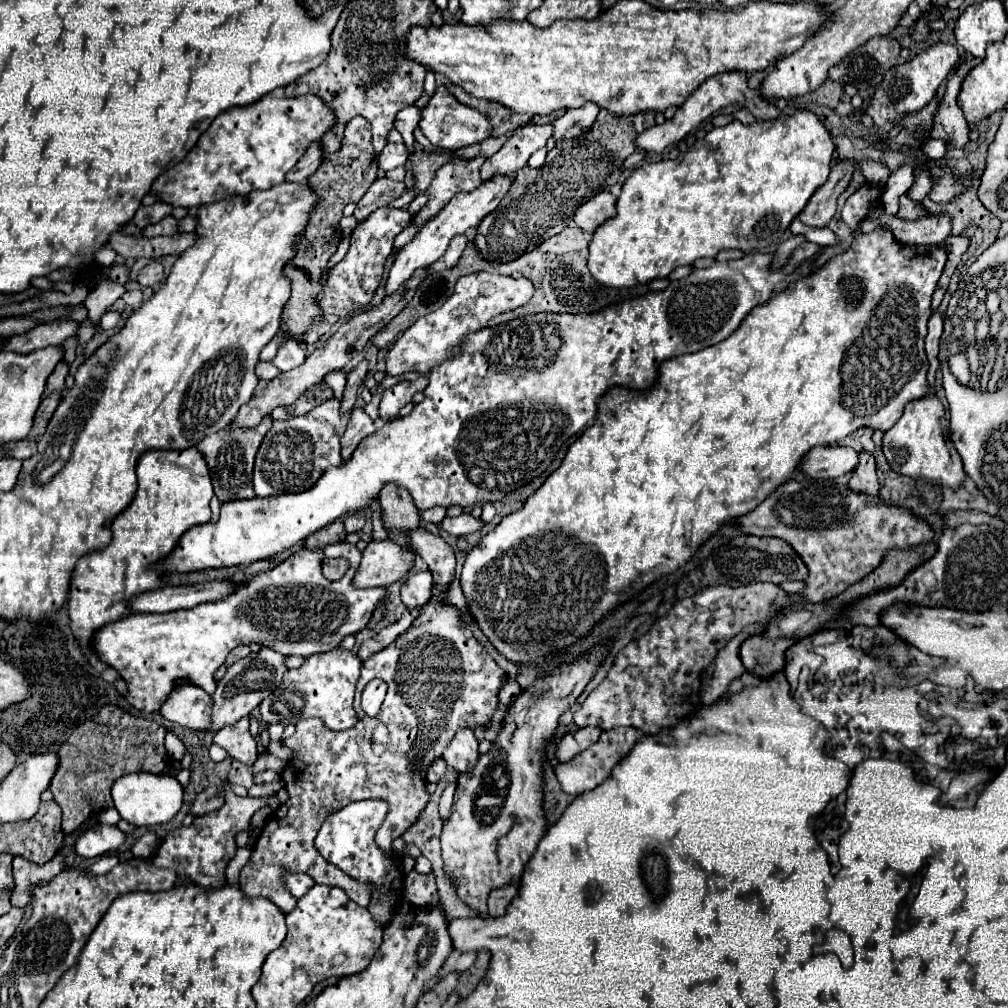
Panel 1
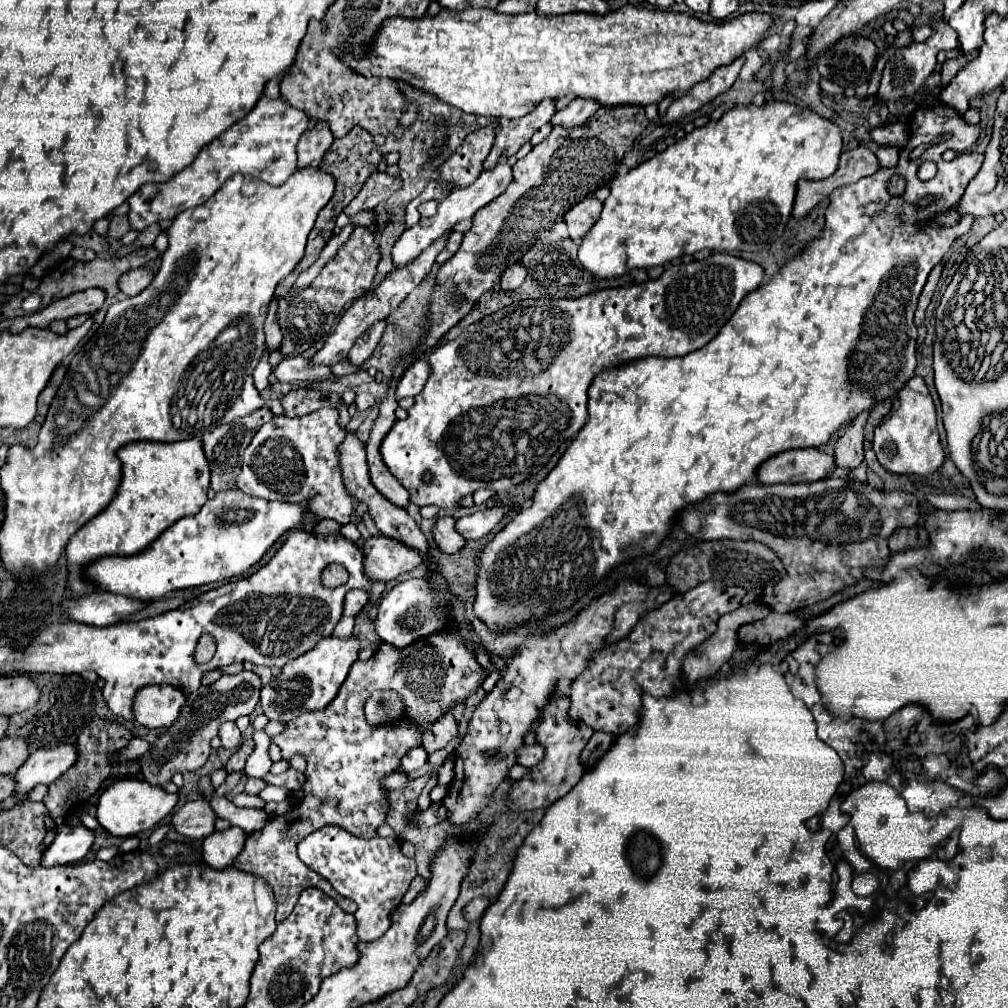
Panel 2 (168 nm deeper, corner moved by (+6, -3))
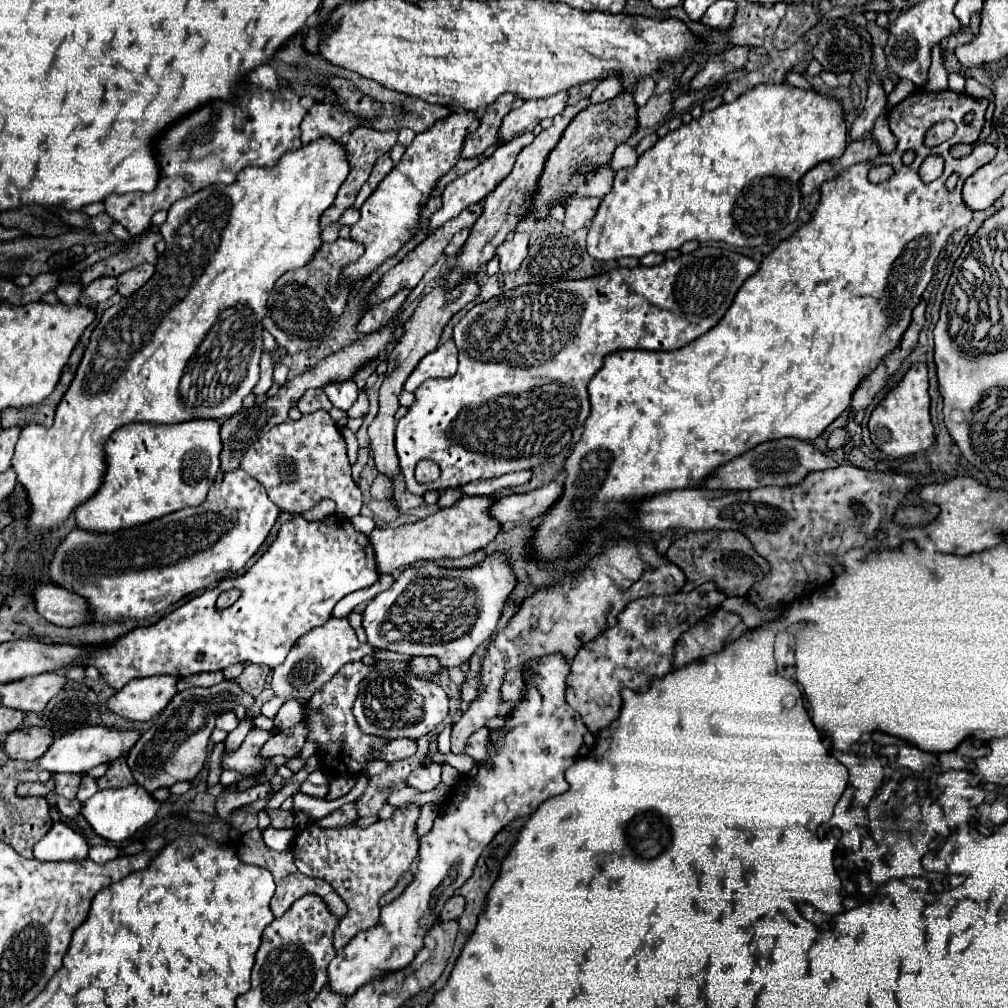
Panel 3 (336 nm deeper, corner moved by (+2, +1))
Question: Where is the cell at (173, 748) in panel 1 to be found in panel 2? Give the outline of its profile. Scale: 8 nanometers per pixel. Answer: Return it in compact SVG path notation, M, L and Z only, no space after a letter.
M134 737L134 739L132 739L132 741L122 749L122 751L118 751L118 753L116 753L116 757L114 757L114 759L116 759L116 761L130 761L132 759L139 758L150 748L150 743L139 737Z

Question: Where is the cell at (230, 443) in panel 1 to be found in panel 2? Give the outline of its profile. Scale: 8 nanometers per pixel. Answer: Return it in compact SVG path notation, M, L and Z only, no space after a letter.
M262 407L262 409L256 409L252 411L250 415L242 417L242 419L236 419L234 423L228 423L228 425L222 425L214 431L210 431L210 435L204 435L202 437L202 445L204 445L204 455L208 459L208 465L210 465L210 487L220 493L220 491L230 491L236 487L236 479L240 475L240 467L242 467L242 451L248 447L250 439L256 435L258 427L262 427L262 423L268 423L272 419L272 411L268 407Z

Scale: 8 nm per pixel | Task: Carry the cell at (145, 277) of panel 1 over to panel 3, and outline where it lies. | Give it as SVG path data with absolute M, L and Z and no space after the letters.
M142 265L126 271L122 277L118 277L118 293L122 297L130 297L134 291L138 291L150 277L154 275L154 265Z

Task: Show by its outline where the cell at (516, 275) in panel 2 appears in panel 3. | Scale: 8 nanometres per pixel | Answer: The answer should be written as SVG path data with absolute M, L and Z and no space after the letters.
M512 233L502 245L498 245L496 249L498 253L498 259L500 259L500 271L502 273L510 273L510 271L516 271L524 257L528 255L528 235L526 233Z

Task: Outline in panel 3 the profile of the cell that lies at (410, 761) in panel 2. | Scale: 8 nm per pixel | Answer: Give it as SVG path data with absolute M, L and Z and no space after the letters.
M394 739L394 741L388 741L382 749L374 749L376 753L372 753L376 759L382 759L386 763L392 763L392 761L398 761L398 759L406 759L410 755L416 753L416 741L410 741L410 739Z

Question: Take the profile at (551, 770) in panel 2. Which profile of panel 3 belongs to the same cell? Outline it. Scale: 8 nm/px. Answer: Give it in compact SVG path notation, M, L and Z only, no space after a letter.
M552 653L536 663L530 661L524 667L524 681L526 681L526 691L522 701L508 713L508 721L504 729L492 729L490 731L490 743L494 743L496 753L492 753L488 759L480 763L478 773L468 781L468 789L454 789L448 807L438 813L438 817L432 823L432 829L420 837L420 853L418 853L418 871L414 875L414 881L398 895L392 903L384 905L380 909L380 921L370 927L368 931L358 933L346 949L338 951L336 957L332 959L328 967L330 975L330 985L334 991L342 991L342 995L352 995L356 989L360 989L368 979L380 973L388 973L394 969L402 969L412 963L414 955L422 947L422 939L426 931L438 921L438 915L442 911L442 905L448 897L454 895L456 889L460 889L472 875L474 863L486 849L486 845L494 839L496 833L500 833L510 821L518 817L528 817L532 811L538 809L540 803L546 799L552 799L568 789L568 783L564 779L566 769L578 759L580 747L588 751L590 745L586 745L586 735L588 729L582 723L580 715L572 709L566 707L564 691L566 691L566 675L568 675L570 663L566 661L564 655Z

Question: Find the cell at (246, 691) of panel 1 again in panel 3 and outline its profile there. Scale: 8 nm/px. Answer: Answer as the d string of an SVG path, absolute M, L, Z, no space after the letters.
M222 681L208 689L192 687L176 693L172 701L162 709L156 723L146 733L142 733L142 737L126 755L134 783L144 787L148 793L154 793L156 789L170 787L178 781L192 781L208 759L208 739L218 713L232 711L236 705L250 709L254 705L254 697L244 693L232 681Z

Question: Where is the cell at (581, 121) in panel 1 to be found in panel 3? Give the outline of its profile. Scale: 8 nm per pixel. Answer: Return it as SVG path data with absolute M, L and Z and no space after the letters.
M618 75L606 77L606 79L600 81L600 85L594 89L594 93L592 93L592 103L602 103L602 101L608 101L608 99L614 99L618 93L622 93L622 79L618 79Z

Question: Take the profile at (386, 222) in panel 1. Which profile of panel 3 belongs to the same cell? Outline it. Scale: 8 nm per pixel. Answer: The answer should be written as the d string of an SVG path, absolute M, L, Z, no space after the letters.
M336 239L334 243L324 243L322 251L318 251L318 255L306 263L306 267L288 271L276 281L262 325L290 355L308 351L320 341L328 339L350 295L350 287L338 285L338 275L342 267L354 263L362 253L364 249L360 243L354 243L352 239Z

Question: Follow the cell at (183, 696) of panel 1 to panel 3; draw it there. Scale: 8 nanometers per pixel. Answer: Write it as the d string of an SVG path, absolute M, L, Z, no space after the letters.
M152 675L144 679L134 679L114 693L106 707L108 711L122 715L132 721L148 721L152 715L158 715L166 703L176 695L176 677L174 675Z

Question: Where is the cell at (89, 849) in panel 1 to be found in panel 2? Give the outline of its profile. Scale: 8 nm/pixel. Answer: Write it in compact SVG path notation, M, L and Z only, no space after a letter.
M62 825L54 843L48 847L42 859L42 865L52 867L52 865L76 863L86 857L86 853L94 845L94 839L96 839L96 833L84 825L78 825L78 827Z

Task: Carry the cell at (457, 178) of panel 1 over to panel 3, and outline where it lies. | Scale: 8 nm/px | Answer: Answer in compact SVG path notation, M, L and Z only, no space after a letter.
M500 95L500 99L496 99L496 103L486 107L486 113L480 119L480 127L474 133L470 133L470 137L466 137L466 141L464 141L462 157L466 157L466 159L480 157L490 145L494 145L498 141L500 121L510 109L514 109L518 99L520 99L518 95Z

